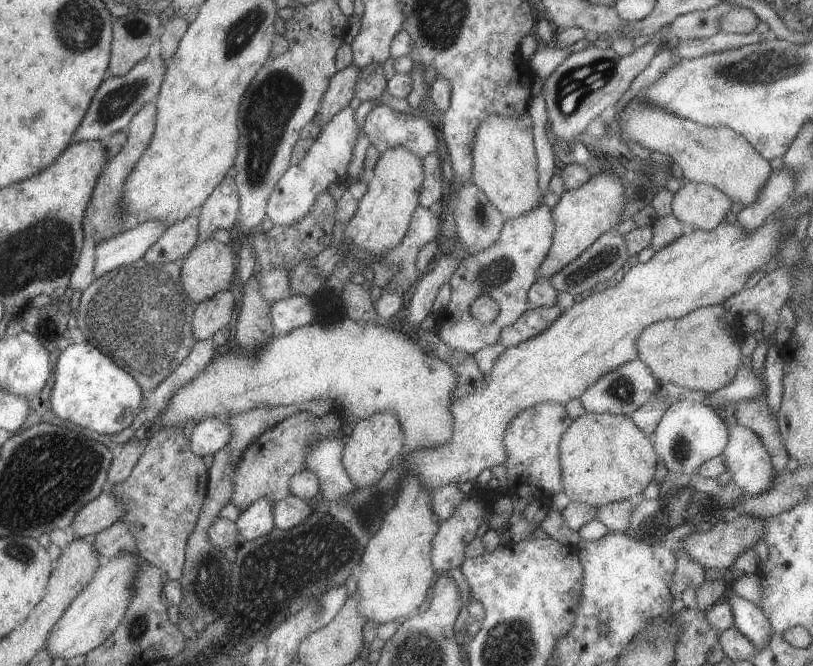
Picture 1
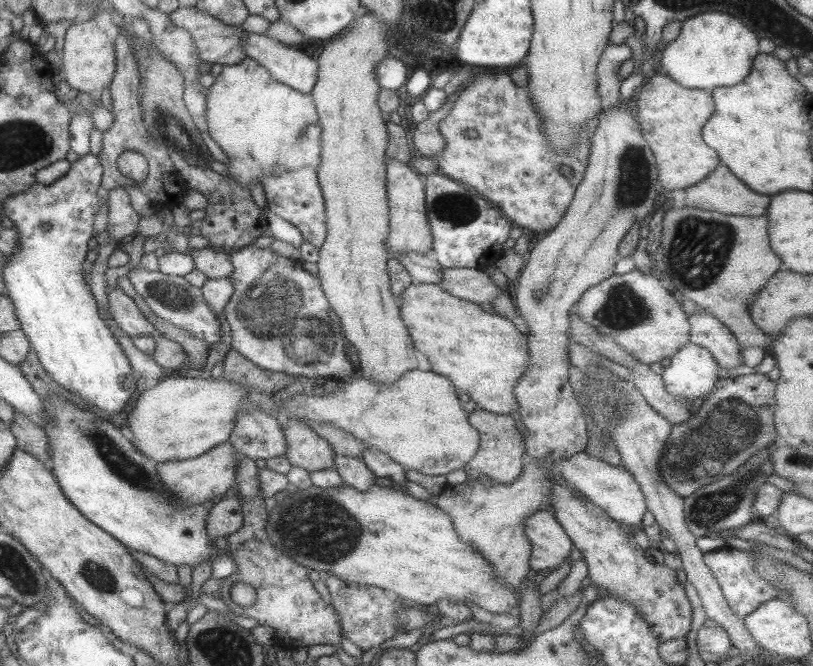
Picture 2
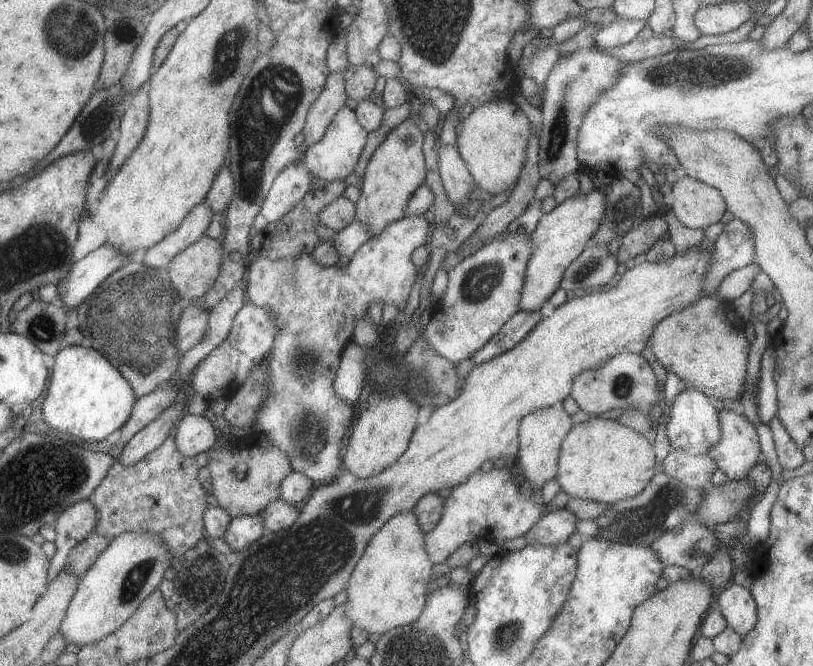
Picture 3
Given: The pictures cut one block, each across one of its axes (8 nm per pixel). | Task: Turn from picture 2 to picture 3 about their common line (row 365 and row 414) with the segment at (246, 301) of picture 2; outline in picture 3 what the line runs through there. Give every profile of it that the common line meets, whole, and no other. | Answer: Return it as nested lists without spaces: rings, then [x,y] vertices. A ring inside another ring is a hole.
[[[423,216],[395,220],[379,236],[369,237],[361,244],[345,268],[337,264],[319,266],[309,254],[279,260],[256,258],[247,265],[247,301],[265,308],[277,324],[267,360],[267,396],[255,414],[253,426],[277,450],[285,452],[293,471],[317,485],[331,484],[345,470],[339,449],[342,436],[357,412],[333,392],[340,354],[352,341],[355,320],[363,318],[369,304],[395,304],[399,311],[405,306],[419,269],[411,262],[411,253],[426,244],[431,225]],[[311,354],[315,358],[305,366],[303,360],[311,358]]]

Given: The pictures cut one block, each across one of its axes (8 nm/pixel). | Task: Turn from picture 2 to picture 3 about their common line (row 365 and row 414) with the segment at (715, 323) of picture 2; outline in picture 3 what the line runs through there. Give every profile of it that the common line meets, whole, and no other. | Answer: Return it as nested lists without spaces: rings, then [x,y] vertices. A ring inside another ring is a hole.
[[[718,410],[721,440],[707,450],[707,456],[729,481],[747,480],[747,474],[764,459],[759,451],[757,432],[739,414]]]

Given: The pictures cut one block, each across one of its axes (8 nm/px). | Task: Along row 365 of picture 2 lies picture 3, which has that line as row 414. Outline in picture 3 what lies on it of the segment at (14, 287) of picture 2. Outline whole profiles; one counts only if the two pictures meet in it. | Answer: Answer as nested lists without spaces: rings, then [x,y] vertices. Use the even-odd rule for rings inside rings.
[[[67,345],[54,354],[49,386],[41,405],[41,418],[55,435],[79,443],[100,441],[121,428],[135,404],[129,382],[91,346]]]

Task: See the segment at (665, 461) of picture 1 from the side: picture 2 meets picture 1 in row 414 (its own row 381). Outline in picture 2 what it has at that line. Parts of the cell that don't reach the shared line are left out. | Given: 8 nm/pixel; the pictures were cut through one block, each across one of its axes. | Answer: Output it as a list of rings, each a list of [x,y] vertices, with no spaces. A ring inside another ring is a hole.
[[[688,342],[669,359],[670,364],[660,374],[663,388],[671,396],[683,397],[687,400],[706,398],[715,388],[719,377],[720,366],[713,360],[712,354],[705,348]]]

